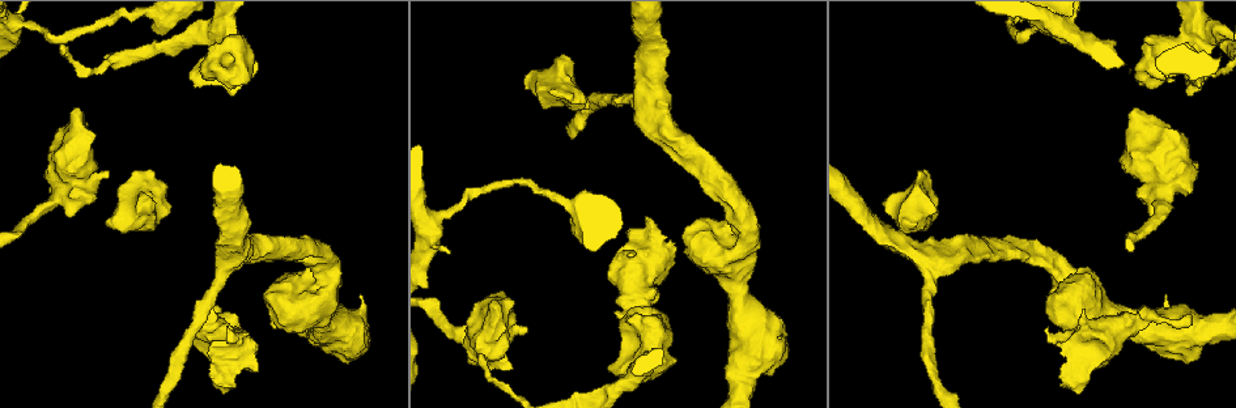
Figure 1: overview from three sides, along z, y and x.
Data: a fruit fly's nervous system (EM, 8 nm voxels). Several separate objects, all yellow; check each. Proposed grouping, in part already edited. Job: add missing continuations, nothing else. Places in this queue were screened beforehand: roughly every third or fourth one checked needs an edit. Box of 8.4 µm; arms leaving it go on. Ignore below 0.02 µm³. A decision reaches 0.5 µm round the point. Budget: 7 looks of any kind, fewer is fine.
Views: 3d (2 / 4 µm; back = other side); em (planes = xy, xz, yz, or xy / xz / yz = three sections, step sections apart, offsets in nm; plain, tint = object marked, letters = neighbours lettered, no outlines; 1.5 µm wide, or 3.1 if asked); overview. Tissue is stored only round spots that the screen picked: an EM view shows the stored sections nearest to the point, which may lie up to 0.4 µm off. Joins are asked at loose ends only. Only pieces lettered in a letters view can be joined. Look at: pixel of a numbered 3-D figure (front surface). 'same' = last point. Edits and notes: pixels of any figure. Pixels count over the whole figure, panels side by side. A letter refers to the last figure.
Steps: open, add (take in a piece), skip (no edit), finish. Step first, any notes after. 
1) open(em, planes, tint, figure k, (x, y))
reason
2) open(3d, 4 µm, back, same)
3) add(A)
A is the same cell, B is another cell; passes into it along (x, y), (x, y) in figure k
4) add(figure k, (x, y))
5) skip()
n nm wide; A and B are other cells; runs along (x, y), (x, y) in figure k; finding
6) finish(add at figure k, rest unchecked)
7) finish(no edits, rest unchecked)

open(em, yz, step 4, tint, figure 1, (479, 355))
tapers out

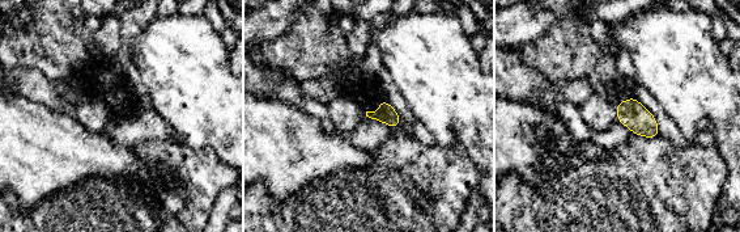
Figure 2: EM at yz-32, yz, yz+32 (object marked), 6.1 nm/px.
open(em, planes, letters, same)

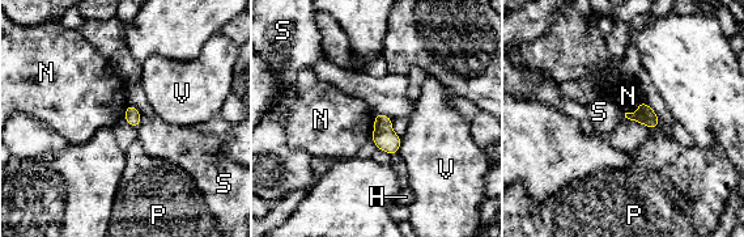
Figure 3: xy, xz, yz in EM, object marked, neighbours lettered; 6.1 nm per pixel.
skip()
90 nm wide; H, N, P, S and V are other cells; border along (375, 113), (383, 113), (392, 118) in figure 3; none of them fits

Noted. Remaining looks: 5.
open(em, yz, step 8, letters, figure 1, (108, 173))
stops while still wide

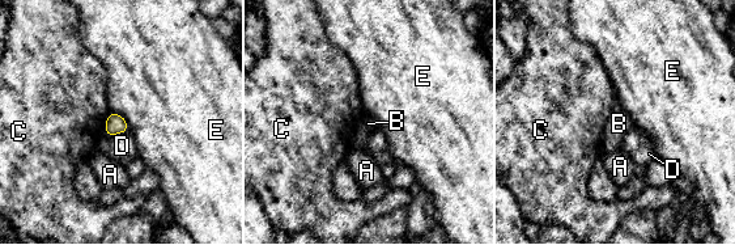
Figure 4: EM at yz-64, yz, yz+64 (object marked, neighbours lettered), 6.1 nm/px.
open(em, planes, letters, same)
another direction

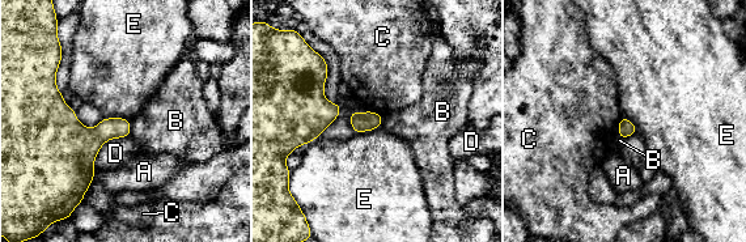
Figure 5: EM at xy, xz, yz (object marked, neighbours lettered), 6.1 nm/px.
skip()
A, B, C, D and E are other cells; border along (102, 117), (124, 117), (130, 120) in figure 5; no lettered piece goes on from it

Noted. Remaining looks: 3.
open(em, planes, tint, figure 1, (1191, 314))

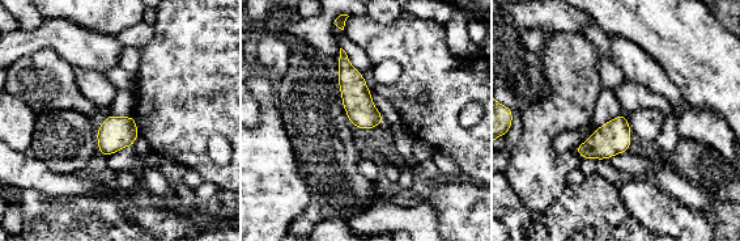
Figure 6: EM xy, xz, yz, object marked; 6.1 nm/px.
open(em, planes, letters, same)
what lies round it

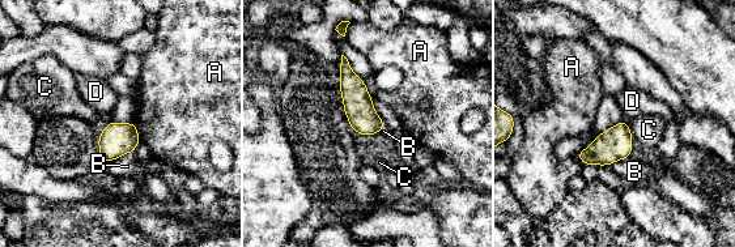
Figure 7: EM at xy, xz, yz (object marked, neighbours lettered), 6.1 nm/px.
skip()
A, B, C and D are other cells; border along (627, 122), (633, 135) in figure 7; none of them fits

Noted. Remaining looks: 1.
finish(no edits, rest unchecked)

